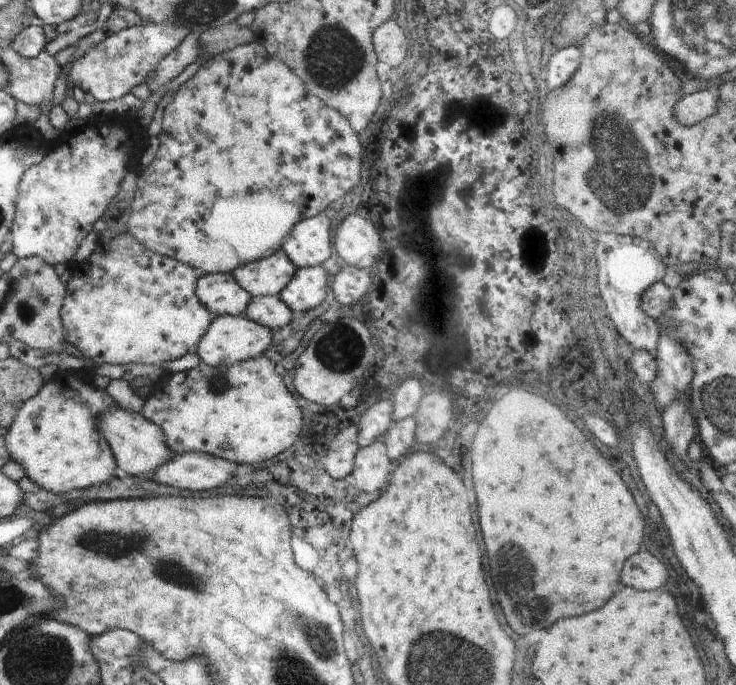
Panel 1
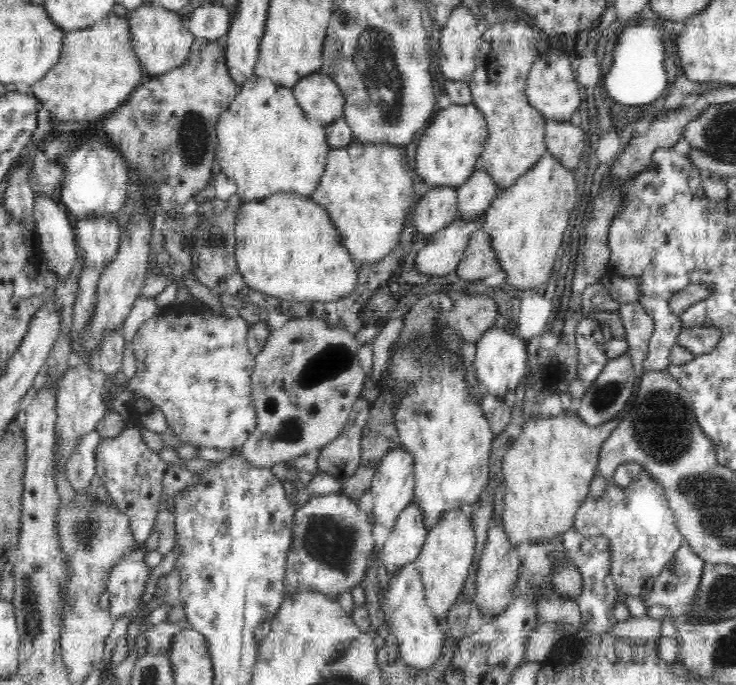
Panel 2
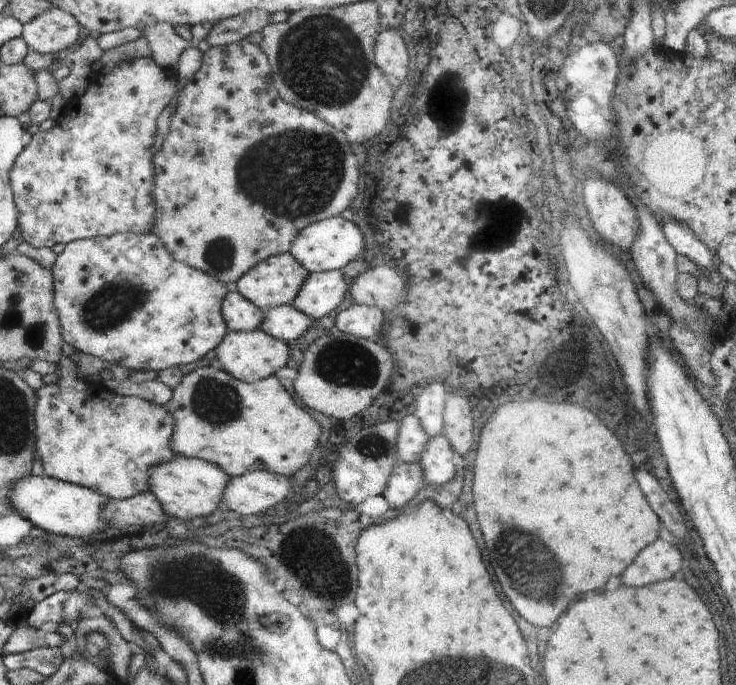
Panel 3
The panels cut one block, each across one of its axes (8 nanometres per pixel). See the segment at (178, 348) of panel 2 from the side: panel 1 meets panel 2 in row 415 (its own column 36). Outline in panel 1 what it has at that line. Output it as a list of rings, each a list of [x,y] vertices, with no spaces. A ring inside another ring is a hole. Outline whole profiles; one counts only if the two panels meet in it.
[[[90,127],[85,129],[79,134],[74,135],[67,142],[58,142],[58,146],[51,146],[51,149],[47,150],[43,156],[42,162],[28,168],[26,172],[22,175],[22,180],[18,185],[18,198],[16,199],[16,210],[14,215],[13,226],[10,229],[12,233],[12,251],[14,255],[19,258],[28,258],[28,257],[38,257],[44,260],[46,264],[55,267],[56,264],[65,264],[70,265],[72,263],[72,258],[76,254],[76,250],[80,246],[82,239],[85,236],[88,236],[91,231],[91,225],[100,219],[103,216],[103,213],[106,210],[107,204],[112,200],[112,197],[118,193],[119,186],[124,179],[126,169],[126,163],[128,160],[129,152],[126,146],[130,146],[129,141],[124,142],[110,142],[110,146],[104,145],[104,137],[101,135],[98,128]]]

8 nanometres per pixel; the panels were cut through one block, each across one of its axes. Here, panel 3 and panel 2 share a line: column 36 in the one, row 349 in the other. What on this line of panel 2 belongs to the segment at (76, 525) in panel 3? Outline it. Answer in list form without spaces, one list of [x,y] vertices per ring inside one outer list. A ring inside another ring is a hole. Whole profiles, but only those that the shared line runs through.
[[[504,327],[489,328],[477,341],[474,349],[474,367],[477,382],[484,392],[506,399],[517,388],[528,370],[527,344],[514,330]]]

